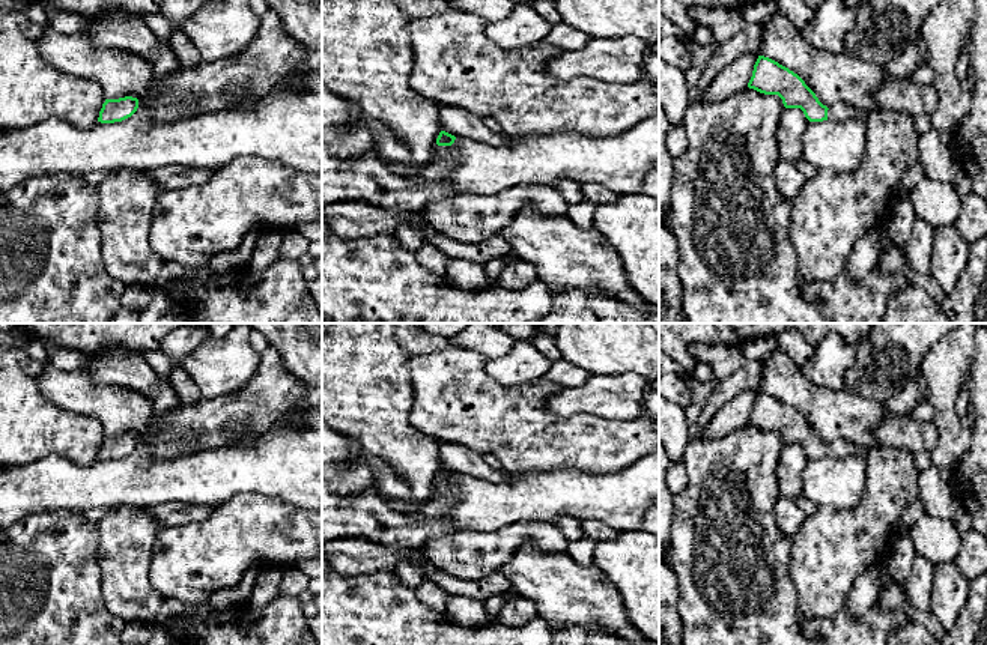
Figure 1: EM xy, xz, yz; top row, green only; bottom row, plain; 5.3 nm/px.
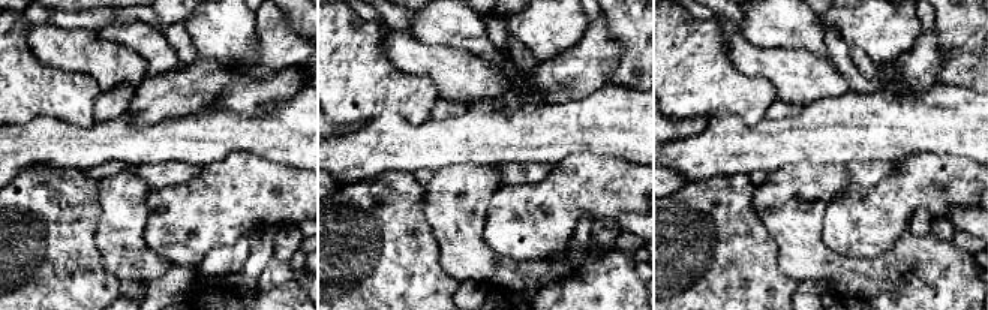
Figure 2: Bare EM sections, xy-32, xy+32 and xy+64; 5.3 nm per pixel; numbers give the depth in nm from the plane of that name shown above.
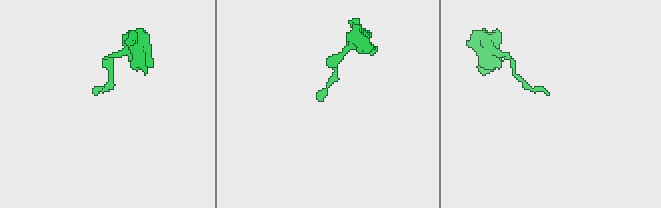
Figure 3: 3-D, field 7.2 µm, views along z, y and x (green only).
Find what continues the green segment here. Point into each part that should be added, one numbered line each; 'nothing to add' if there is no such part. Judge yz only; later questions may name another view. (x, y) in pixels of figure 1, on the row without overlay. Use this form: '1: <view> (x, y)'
1: yz (840, 448)

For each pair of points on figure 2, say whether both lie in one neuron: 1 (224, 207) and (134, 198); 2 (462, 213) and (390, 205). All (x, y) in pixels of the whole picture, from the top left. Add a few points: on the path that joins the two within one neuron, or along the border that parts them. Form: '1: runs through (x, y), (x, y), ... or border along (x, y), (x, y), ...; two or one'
1: border along (152, 189), (147, 198), (147, 222), (143, 234); two
2: border along (423, 186), (423, 214), (437, 241); two

